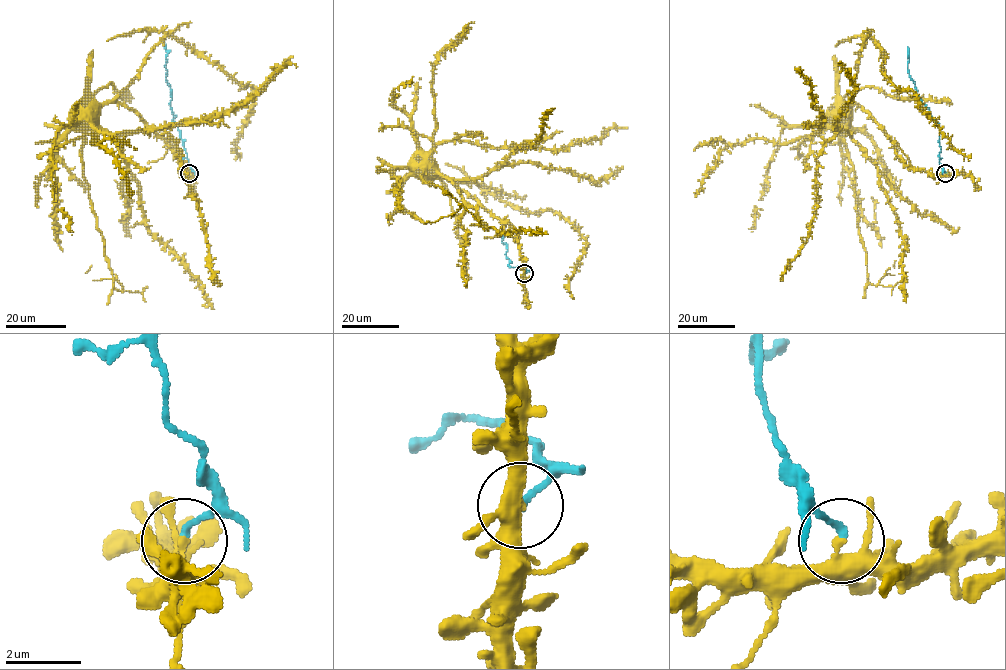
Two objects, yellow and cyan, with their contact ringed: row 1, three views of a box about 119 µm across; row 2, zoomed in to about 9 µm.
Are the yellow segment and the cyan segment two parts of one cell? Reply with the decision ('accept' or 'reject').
reject

